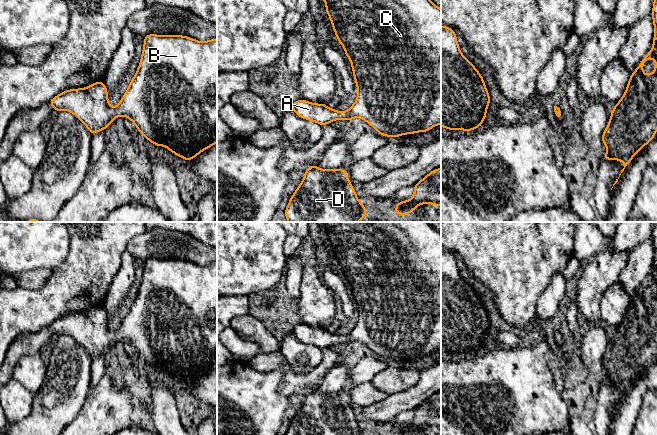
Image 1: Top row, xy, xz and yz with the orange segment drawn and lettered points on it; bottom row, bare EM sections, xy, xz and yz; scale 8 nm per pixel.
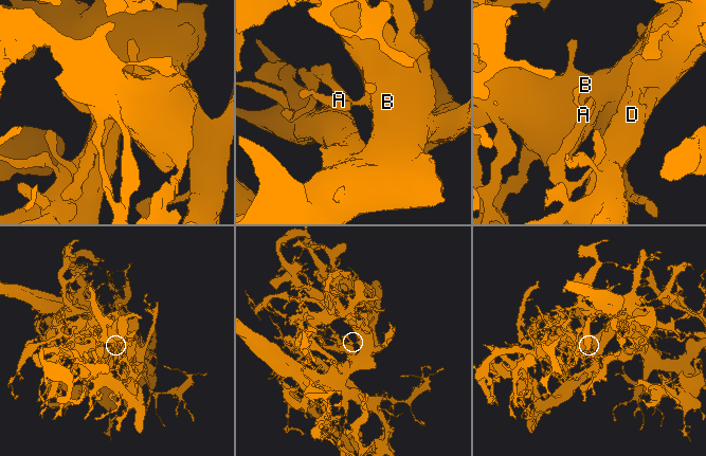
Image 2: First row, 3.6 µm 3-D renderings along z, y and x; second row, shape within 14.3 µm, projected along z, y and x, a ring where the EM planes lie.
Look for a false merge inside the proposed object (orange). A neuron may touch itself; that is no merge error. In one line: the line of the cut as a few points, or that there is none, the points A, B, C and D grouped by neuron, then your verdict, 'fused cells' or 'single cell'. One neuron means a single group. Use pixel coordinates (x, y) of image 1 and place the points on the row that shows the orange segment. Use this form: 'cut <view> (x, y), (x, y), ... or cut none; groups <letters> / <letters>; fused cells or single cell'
cut none; groups A B C D; single cell

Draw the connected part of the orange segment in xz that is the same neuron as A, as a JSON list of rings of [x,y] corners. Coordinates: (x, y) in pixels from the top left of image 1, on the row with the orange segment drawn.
[[[322,0],[326,3],[326,13],[330,17],[332,27],[342,44],[346,56],[350,59],[356,87],[358,89],[357,99],[349,110],[340,112],[330,109],[326,104],[314,104],[306,100],[298,100],[291,105],[299,117],[314,121],[320,125],[330,124],[334,120],[345,119],[349,122],[352,118],[358,117],[369,123],[379,134],[391,138],[403,134],[416,132],[427,132],[432,127],[441,124],[441,9],[430,0]]]

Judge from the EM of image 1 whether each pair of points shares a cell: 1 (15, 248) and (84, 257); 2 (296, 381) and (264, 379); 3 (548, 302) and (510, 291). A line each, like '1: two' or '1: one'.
1: two
2: two
3: two

